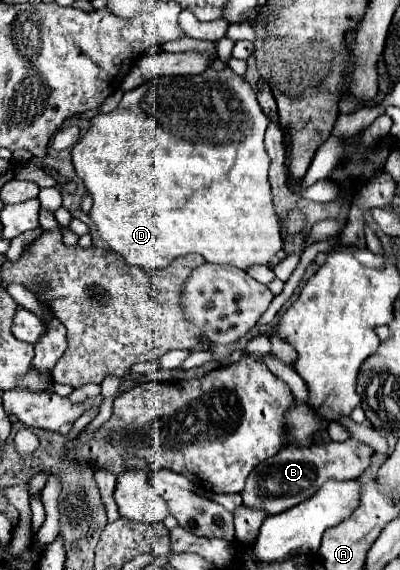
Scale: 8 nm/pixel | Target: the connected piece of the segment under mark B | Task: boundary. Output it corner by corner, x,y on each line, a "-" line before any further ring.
349,438
341,444
335,444
333,440
329,440
323,446
313,444
309,448
289,444
283,450
279,450
273,458
267,458
265,462
261,462
261,466
253,468
253,474
249,474
245,488
241,492
243,506
263,510
269,516
281,514
309,500
329,480
335,480
335,482
355,480
369,466
371,456
373,456
373,450
355,438

